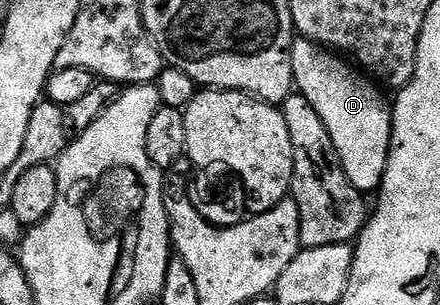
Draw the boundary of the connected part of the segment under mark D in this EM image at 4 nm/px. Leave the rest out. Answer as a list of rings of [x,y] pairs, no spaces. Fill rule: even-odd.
[[[292,42],[291,63],[298,93],[303,94],[305,100],[309,100],[313,108],[317,108],[317,116],[325,120],[325,128],[329,128],[333,148],[347,179],[360,192],[378,191],[379,185],[383,183],[387,157],[391,151],[393,106],[390,101],[383,99],[384,91],[350,61],[344,60],[330,49],[315,45],[314,42]]]

